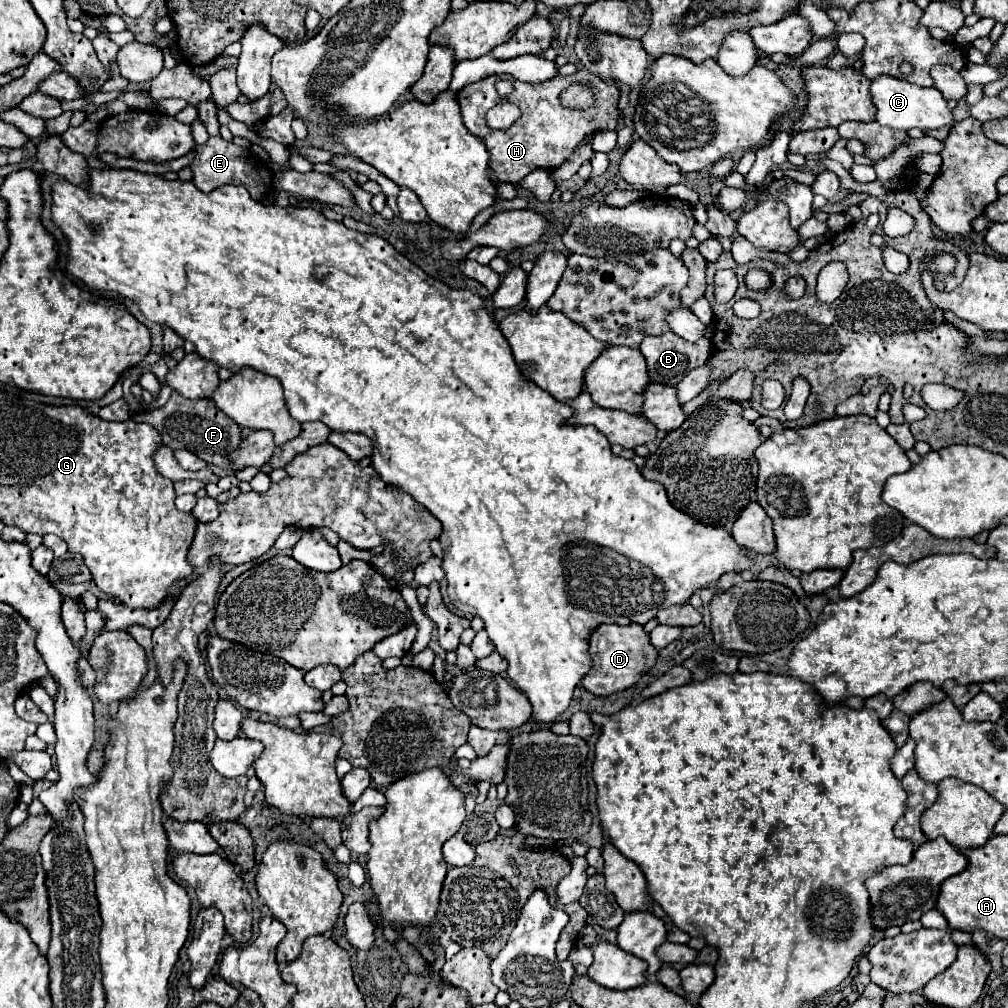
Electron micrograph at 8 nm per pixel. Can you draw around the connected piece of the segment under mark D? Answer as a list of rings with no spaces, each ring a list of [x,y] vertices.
[[[642,624],[598,626],[590,636],[590,652],[594,654],[594,662],[590,672],[582,678],[582,686],[596,696],[608,696],[634,686],[654,666],[658,658],[658,650],[650,644],[650,636],[642,628]]]

